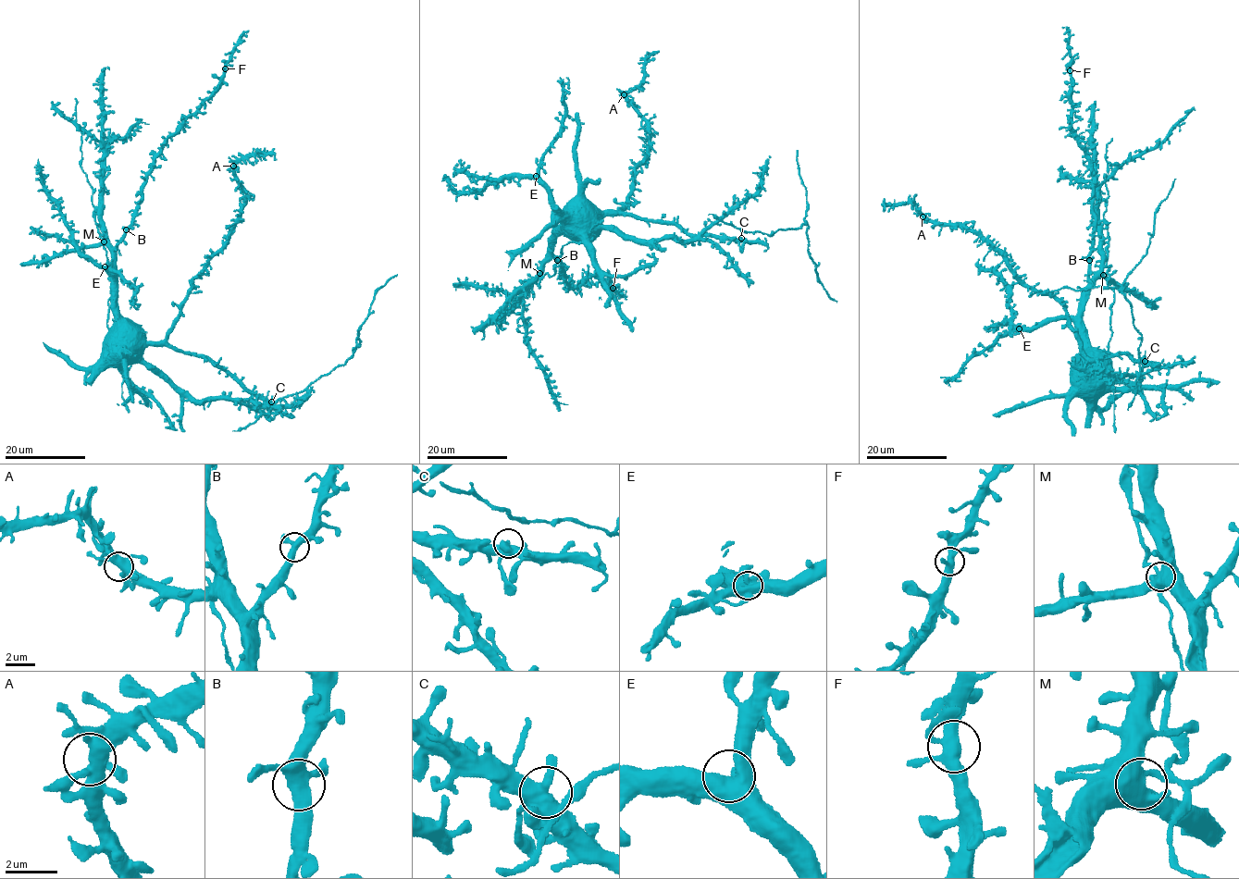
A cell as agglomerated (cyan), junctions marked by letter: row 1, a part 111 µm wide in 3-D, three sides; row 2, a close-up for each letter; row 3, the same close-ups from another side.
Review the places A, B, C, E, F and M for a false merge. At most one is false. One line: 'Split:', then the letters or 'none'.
Split: none

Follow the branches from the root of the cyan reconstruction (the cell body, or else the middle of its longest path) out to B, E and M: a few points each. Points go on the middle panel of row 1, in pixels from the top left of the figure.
B: (572, 218), (567, 219), (551, 248), (550, 256), (557, 260)
E: (572, 218), (567, 219), (562, 229), (554, 226), (551, 197), (536, 176)
M: (572, 218), (567, 219), (554, 238), (539, 273)

